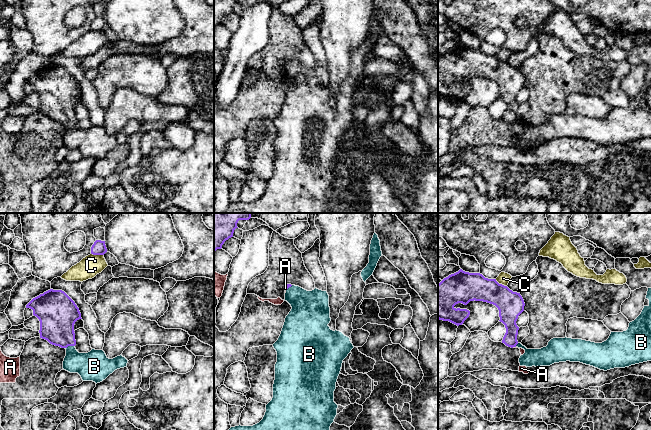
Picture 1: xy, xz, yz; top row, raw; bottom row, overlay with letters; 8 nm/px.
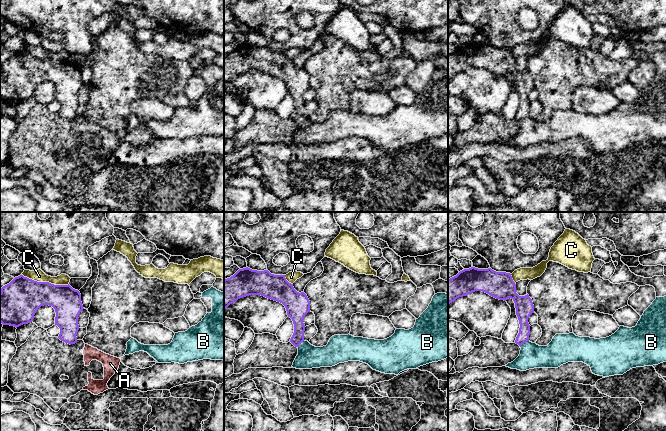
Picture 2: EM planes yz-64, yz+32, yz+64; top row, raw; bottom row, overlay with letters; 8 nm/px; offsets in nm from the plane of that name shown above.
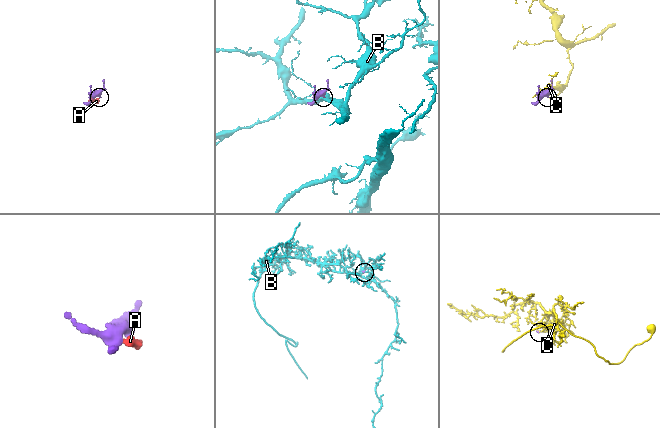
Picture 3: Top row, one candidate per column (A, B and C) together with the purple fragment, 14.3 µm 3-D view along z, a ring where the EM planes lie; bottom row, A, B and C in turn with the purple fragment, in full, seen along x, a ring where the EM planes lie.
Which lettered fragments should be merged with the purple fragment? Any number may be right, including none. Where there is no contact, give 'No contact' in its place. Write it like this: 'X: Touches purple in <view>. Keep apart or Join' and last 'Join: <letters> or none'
A: Touches purple in yz. Keep apart
B: Touches purple in xy. Join
C: Touches purple in xy. Keep apart
Join: B

